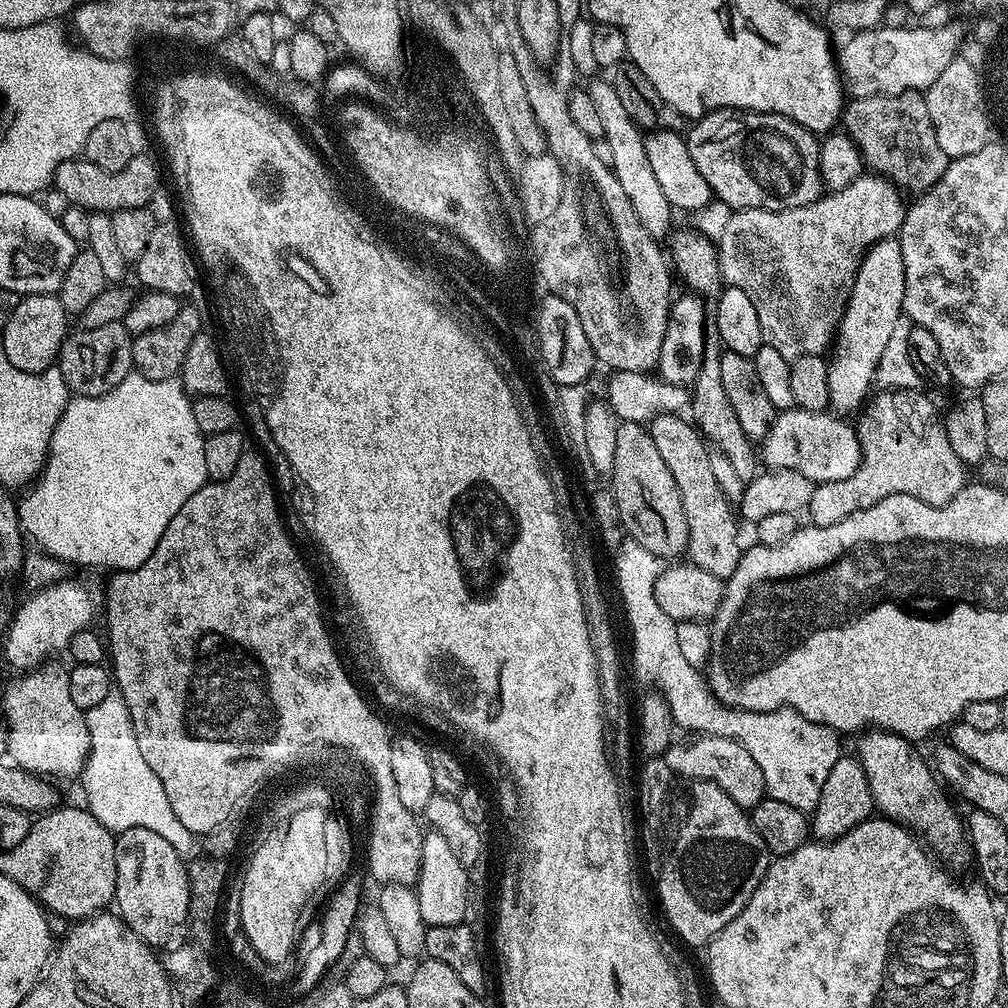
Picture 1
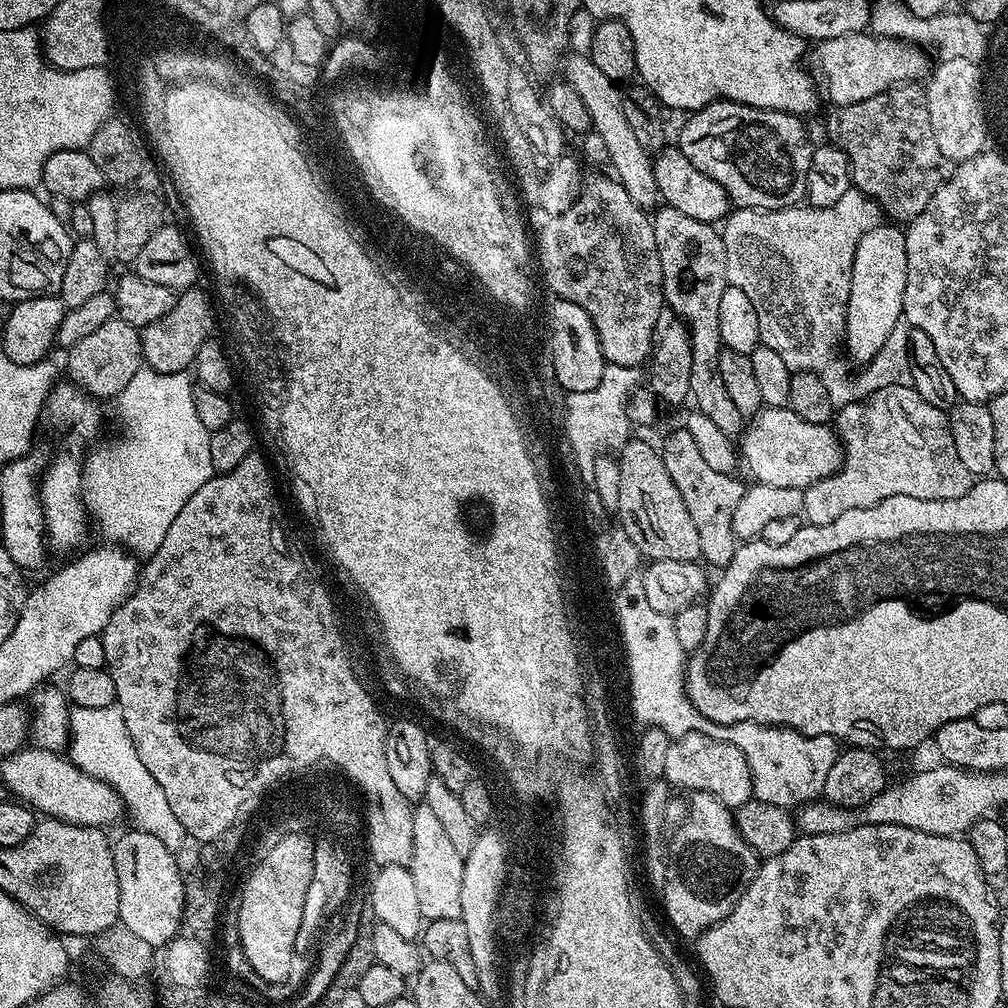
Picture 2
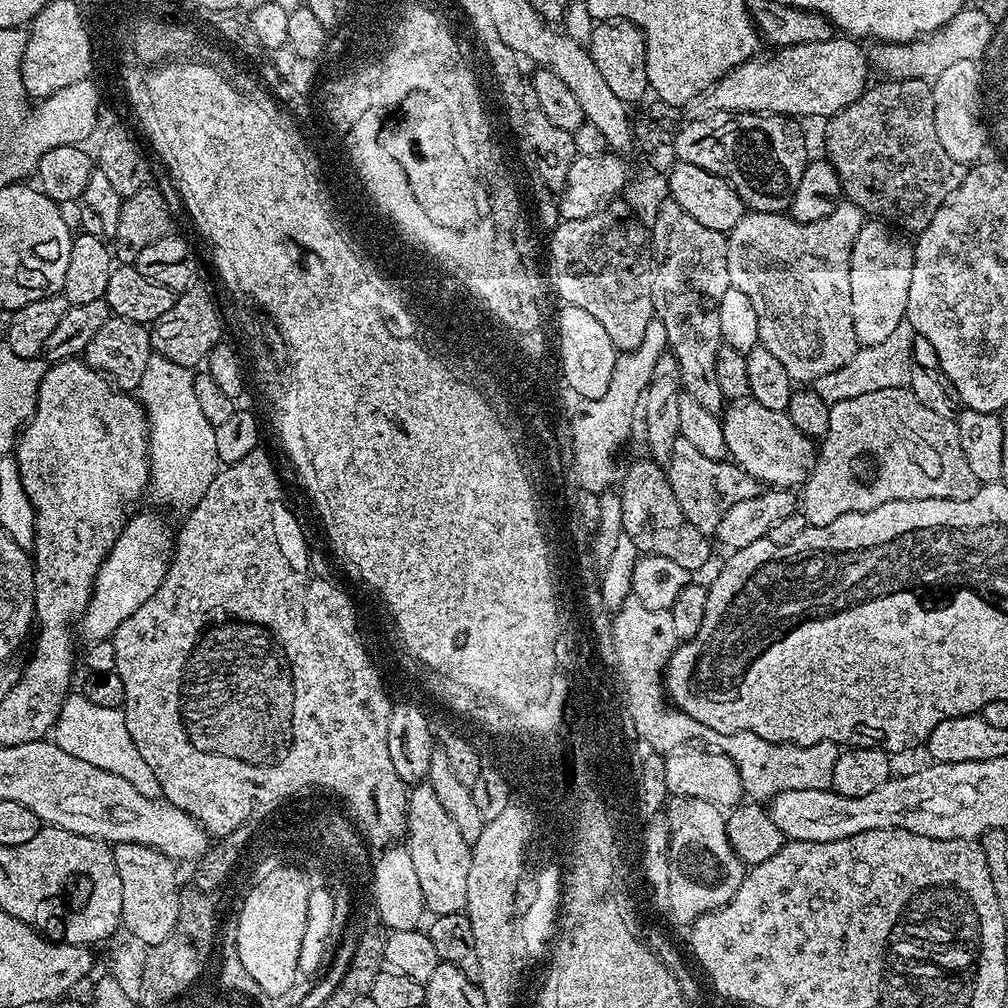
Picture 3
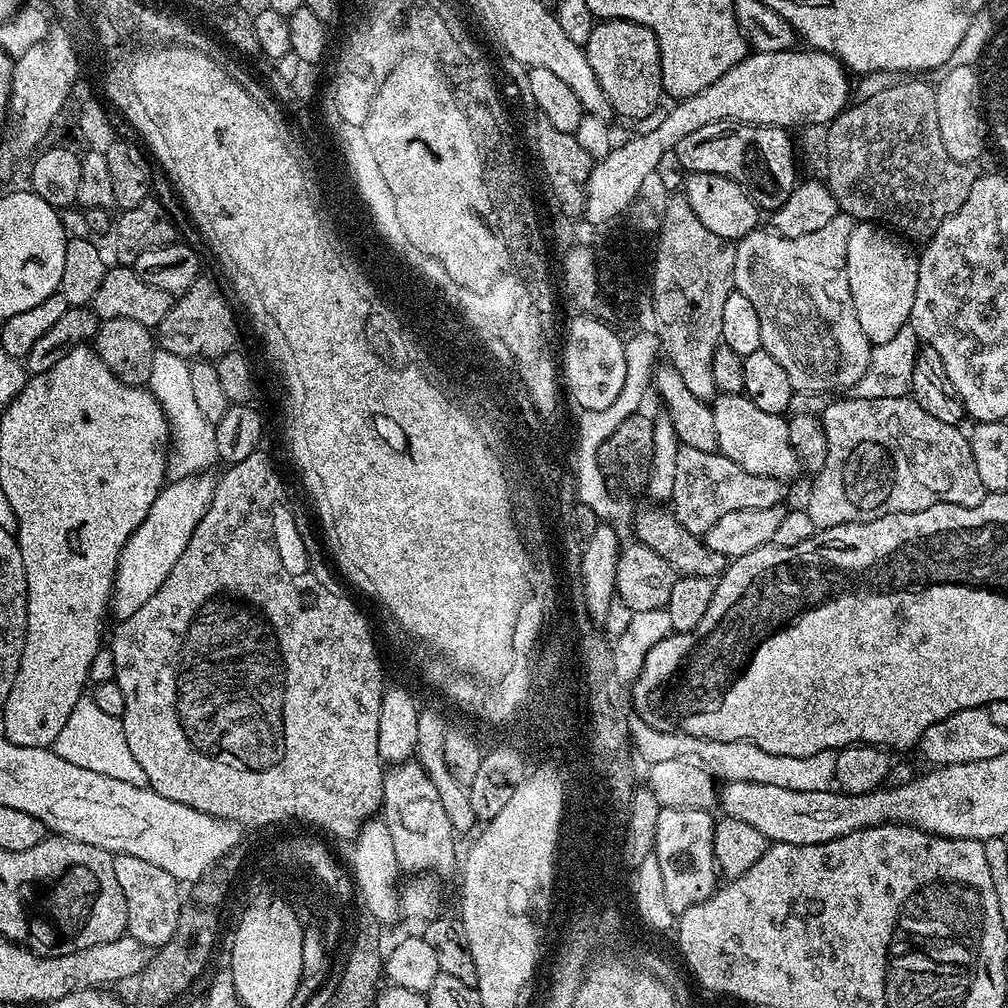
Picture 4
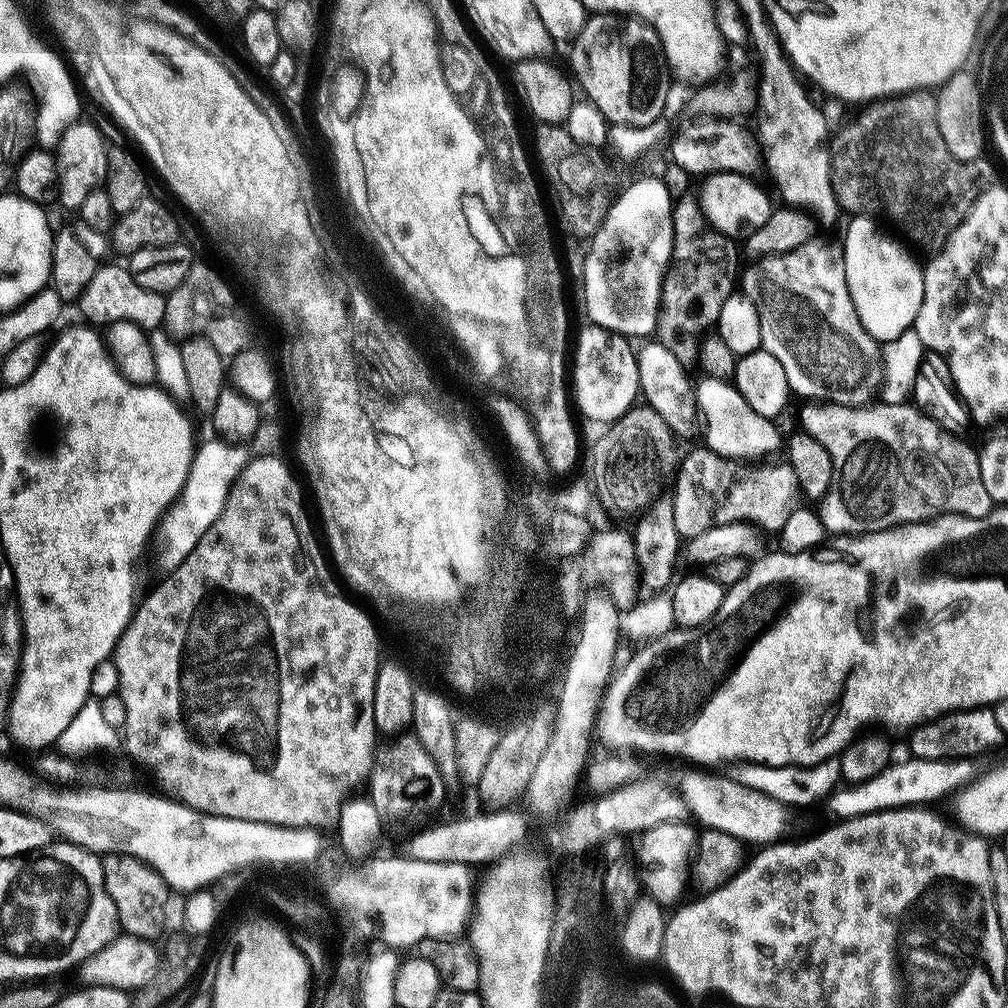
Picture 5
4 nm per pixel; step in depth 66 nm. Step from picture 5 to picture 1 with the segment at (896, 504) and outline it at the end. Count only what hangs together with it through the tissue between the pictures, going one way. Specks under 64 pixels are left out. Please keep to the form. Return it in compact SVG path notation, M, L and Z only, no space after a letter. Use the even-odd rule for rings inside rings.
M910 388L877 391L859 413L860 421L855 421L854 427L860 434L924 432L924 445L916 448L915 442L908 436L872 436L869 440L865 439L860 465L856 467L854 474L850 474L850 478L813 487L806 516L812 519L809 521L815 527L834 526L834 522L842 522L842 518L850 518L850 514L866 510L874 506L874 502L882 502L882 498L898 494L915 496L918 492L920 499L930 506L942 506L964 489L966 466L950 447L950 438L946 438L941 409L936 409L936 404L930 397L916 395L920 394ZM916 480L920 480L920 489L916 489Z

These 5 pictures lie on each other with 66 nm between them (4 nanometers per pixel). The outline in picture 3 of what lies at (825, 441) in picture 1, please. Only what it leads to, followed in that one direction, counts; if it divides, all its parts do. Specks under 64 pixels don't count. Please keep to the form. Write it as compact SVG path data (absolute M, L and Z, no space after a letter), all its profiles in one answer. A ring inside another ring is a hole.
M740 402L733 408L733 412L725 411L722 416L729 457L761 485L789 490L803 485L814 463L814 444L794 426L788 413L766 410L766 406L755 402Z

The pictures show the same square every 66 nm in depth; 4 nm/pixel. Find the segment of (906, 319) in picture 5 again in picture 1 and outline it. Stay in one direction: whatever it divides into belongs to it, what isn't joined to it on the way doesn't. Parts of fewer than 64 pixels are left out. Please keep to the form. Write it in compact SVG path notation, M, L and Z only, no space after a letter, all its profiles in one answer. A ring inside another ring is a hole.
M899 239L880 240L873 248L869 248L860 264L844 317L840 319L840 326L836 329L834 347L830 352L828 402L837 413L855 413L869 399L882 350L886 350L886 342L890 342L890 334L894 334L894 326L898 326L898 318L902 315L905 282Z

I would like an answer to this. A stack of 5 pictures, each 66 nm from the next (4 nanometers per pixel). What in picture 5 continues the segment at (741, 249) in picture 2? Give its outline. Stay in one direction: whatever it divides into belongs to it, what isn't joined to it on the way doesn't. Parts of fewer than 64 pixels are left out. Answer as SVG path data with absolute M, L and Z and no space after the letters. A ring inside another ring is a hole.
M813 238L807 244L789 252L761 256L748 269L743 269L745 296L756 301L762 338L761 348L765 348L786 370L786 382L793 393L796 392L808 402L852 402L864 388L864 379L872 367L877 367L882 356L881 345L862 326L858 310L850 298L846 286L844 269L844 249L839 243L823 244L820 238Z

